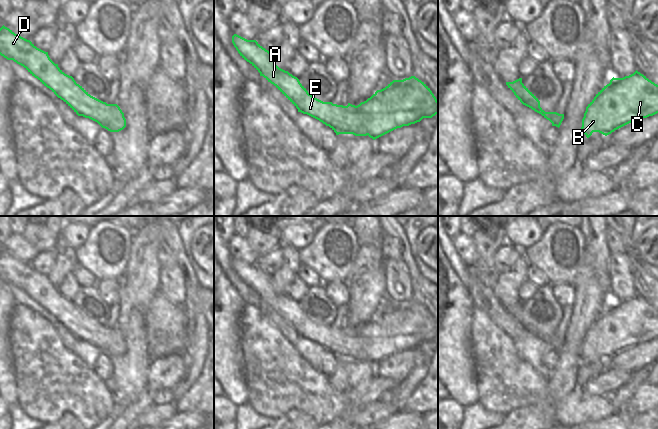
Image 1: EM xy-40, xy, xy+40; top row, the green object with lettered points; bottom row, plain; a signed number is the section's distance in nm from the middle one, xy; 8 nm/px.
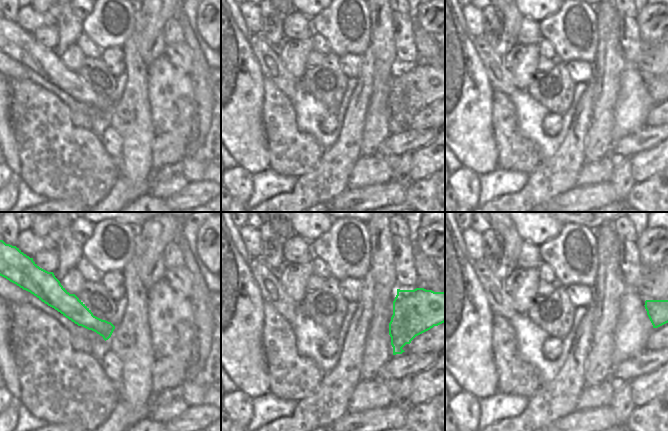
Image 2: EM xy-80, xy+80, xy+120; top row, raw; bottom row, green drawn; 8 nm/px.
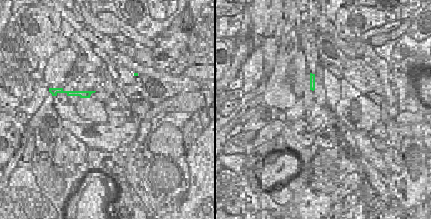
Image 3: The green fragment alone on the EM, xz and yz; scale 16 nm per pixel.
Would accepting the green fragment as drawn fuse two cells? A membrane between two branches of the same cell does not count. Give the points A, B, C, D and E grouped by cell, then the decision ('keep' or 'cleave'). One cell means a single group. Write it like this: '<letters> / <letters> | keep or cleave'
A B C D E | keep

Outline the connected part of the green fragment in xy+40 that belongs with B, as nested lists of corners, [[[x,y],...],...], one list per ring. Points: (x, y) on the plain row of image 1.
[[[637,294],[623,302],[612,302],[586,331],[582,343],[580,358],[589,362],[593,356],[605,360],[615,354],[637,344],[653,340],[658,337],[658,309],[649,304]]]

